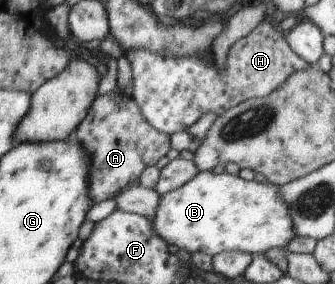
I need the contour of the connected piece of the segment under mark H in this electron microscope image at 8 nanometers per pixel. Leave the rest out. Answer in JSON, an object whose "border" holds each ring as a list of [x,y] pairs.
{"border":[[[263,20],[249,35],[236,41],[227,52],[227,63],[219,70],[214,61],[211,64],[195,56],[173,58],[167,55],[165,58],[147,50],[130,50],[125,54],[131,63],[134,87],[131,96],[140,107],[145,119],[155,128],[164,134],[173,134],[178,131],[185,131],[193,123],[210,111],[220,116],[228,109],[239,105],[249,98],[268,96],[276,90],[285,80],[296,71],[309,67],[309,64],[301,59],[288,44],[283,33],[275,23]]]}

